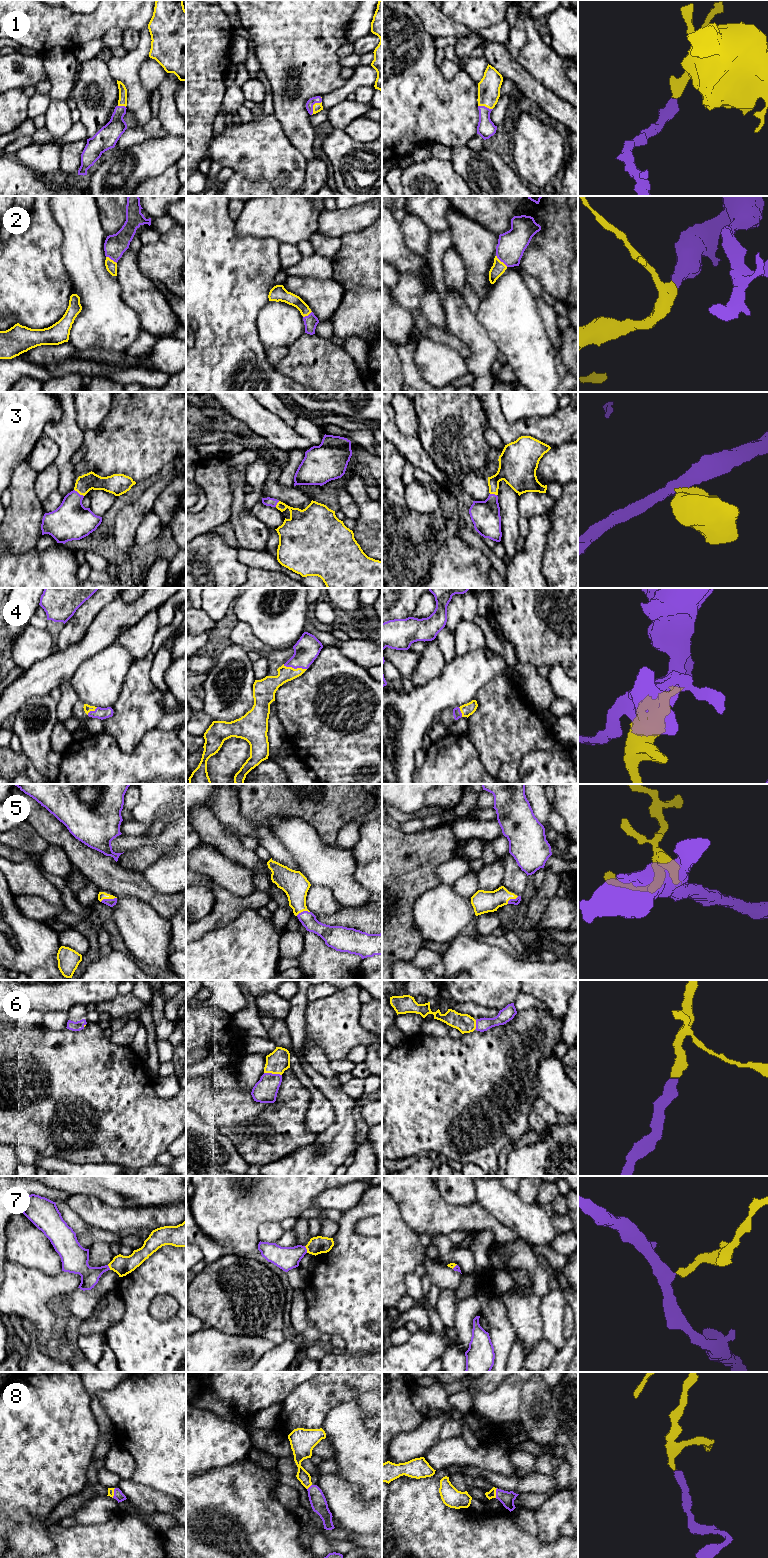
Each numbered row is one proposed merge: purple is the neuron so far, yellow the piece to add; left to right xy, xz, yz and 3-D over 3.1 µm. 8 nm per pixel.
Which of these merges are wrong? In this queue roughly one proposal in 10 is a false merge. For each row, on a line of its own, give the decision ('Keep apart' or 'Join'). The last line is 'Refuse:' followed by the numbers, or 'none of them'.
1: Join
2: Join
3: Join
4: Join
5: Join
6: Join
7: Join
8: Join
Refuse: none of them

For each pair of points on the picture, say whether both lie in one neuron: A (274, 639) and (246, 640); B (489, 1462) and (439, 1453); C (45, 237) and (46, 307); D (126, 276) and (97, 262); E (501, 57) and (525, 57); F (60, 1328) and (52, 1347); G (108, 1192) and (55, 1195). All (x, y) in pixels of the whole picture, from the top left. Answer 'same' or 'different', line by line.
A: different
B: same
C: same
D: different
E: different
F: same
G: different

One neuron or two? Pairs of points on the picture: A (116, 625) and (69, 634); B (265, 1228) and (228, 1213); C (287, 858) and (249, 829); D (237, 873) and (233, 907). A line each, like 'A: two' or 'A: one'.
A: two
B: two
C: one
D: two

